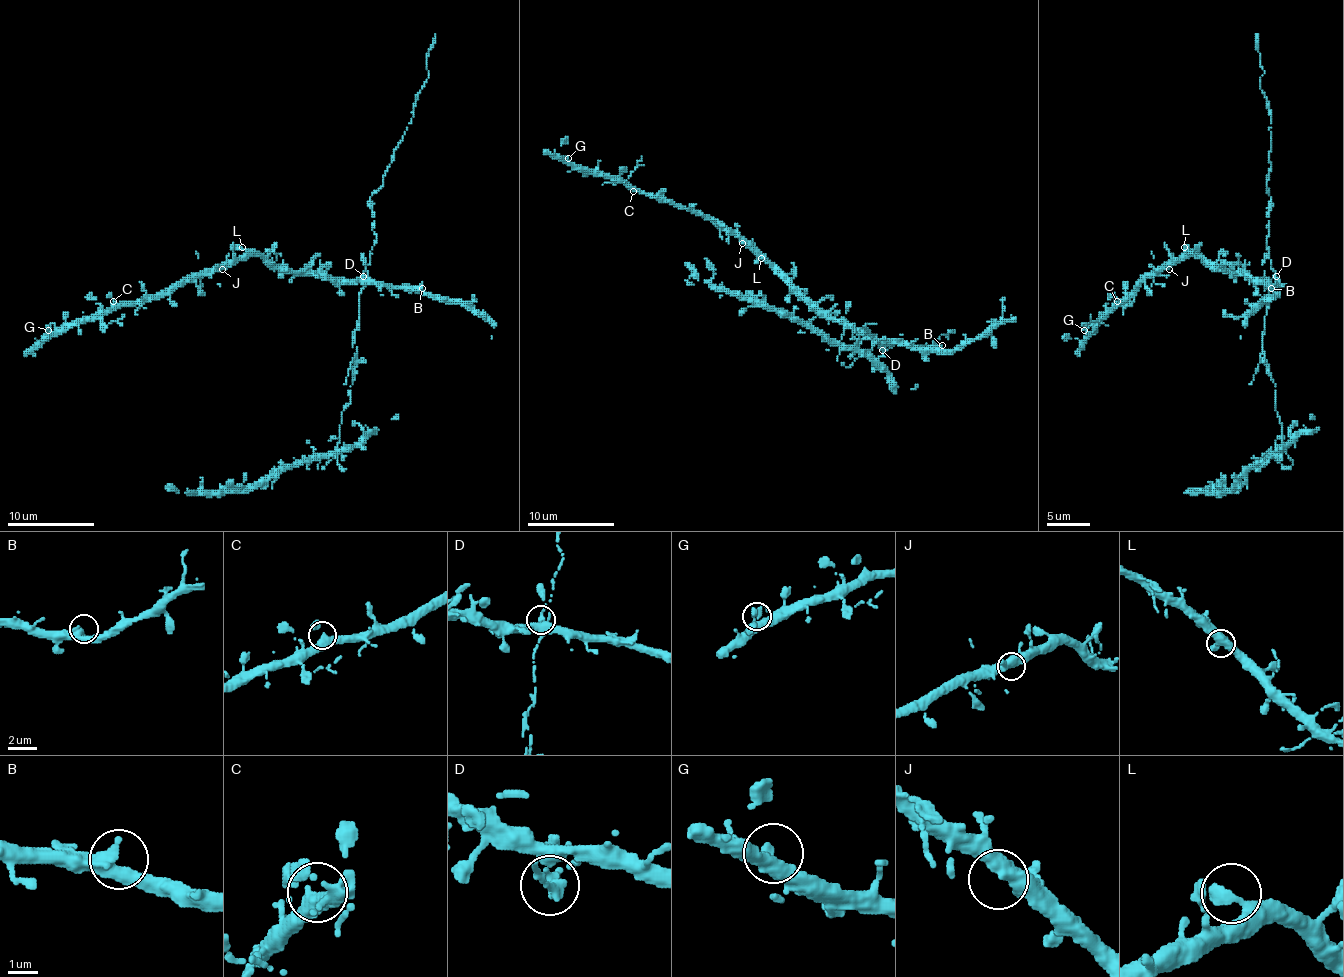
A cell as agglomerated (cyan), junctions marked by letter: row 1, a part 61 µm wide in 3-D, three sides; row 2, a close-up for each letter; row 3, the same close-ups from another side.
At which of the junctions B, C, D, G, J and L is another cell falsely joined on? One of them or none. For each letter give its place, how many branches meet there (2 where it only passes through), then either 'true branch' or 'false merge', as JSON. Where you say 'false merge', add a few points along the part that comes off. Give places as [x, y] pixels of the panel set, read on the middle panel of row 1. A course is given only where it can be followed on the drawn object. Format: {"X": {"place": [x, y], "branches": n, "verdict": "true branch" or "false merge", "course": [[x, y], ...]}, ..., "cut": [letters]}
{"B": {"place": [942, 345], "branches": 2, "verdict": "true branch"}, "C": {"place": [633, 191], "branches": 3, "verdict": "true branch"}, "D": {"place": [882, 350], "branches": 2, "verdict": "true branch"}, "G": {"place": [568, 158], "branches": 2, "verdict": "true branch"}, "J": {"place": [742, 243], "branches": 2, "verdict": "true branch"}, "L": {"place": [761, 258], "branches": 1, "verdict": "true branch"}, "cut": []}

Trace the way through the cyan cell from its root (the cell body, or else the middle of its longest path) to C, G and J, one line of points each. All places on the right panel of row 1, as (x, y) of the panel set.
C: (1264, 280), (1212, 269), (1199, 256), (1182, 256), (1154, 271), (1123, 301), (1117, 301)
G: (1264, 280), (1212, 269), (1199, 256), (1182, 256), (1154, 271), (1088, 334), (1084, 330)
J: (1264, 280), (1212, 269), (1199, 256), (1184, 256), (1169, 269)

